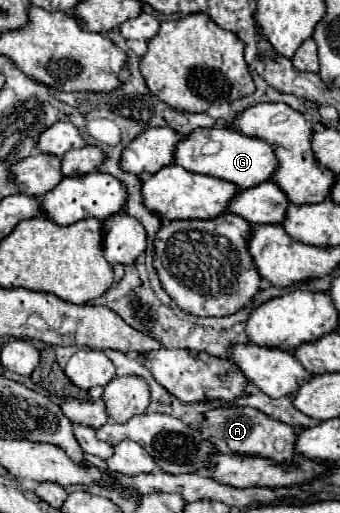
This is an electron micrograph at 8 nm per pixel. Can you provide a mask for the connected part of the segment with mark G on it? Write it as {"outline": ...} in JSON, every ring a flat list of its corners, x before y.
{"outline":[[197,127,197,131,191,131,175,147,173,163,193,173,203,173,203,175,229,181,233,185,239,185,241,189,257,187,259,183,269,181,269,177,277,169,275,153,263,139,241,135,239,131,233,131,231,127,211,127,211,129]]}

